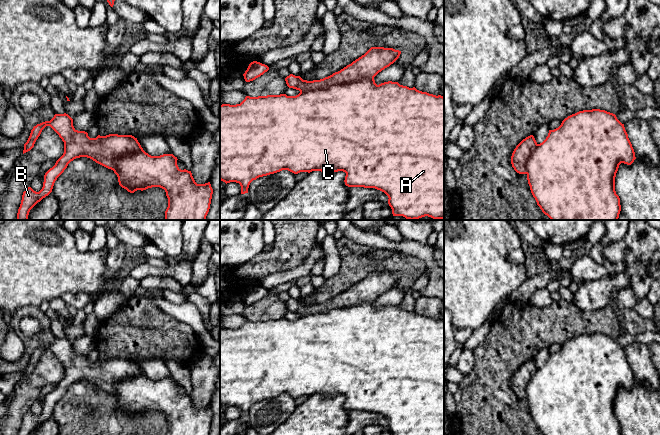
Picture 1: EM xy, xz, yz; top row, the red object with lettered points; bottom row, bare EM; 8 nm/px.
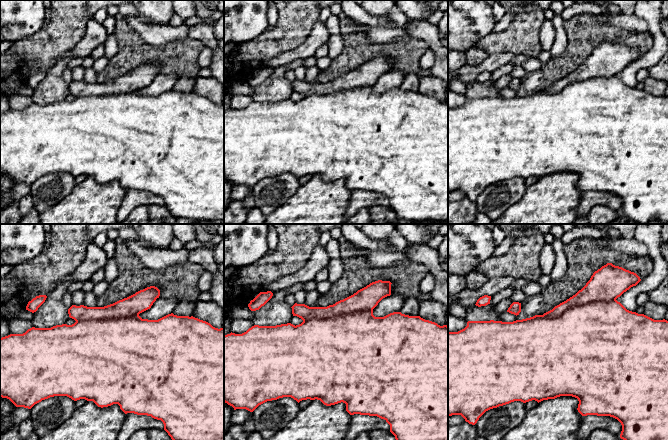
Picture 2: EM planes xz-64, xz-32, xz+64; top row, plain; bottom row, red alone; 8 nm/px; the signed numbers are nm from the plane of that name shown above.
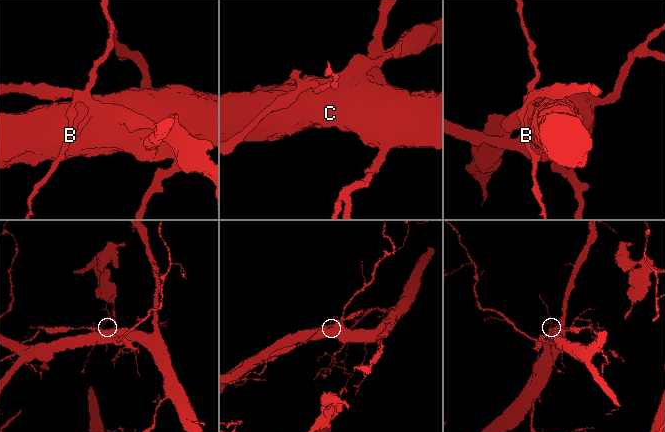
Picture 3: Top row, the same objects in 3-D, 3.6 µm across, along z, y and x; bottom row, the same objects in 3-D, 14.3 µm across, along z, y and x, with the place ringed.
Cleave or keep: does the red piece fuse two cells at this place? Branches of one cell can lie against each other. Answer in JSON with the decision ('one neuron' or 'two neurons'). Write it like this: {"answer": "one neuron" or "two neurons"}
{"answer": "two neurons"}

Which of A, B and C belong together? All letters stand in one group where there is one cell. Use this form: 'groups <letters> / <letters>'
groups A C / B

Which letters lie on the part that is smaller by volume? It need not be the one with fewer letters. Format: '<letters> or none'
B

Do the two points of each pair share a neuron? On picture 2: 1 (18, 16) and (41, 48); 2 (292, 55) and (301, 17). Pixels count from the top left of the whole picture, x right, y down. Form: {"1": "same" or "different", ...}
{"1": "different", "2": "different"}

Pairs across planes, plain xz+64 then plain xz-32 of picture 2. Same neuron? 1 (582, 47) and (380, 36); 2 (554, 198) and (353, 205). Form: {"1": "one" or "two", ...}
{"1": "two", "2": "two"}

